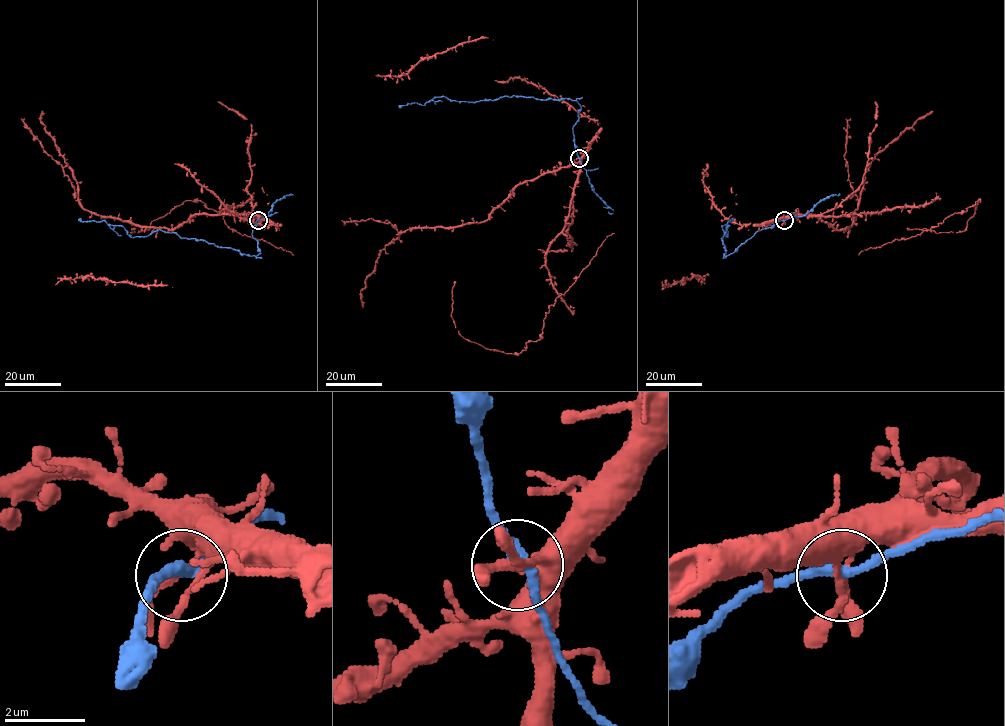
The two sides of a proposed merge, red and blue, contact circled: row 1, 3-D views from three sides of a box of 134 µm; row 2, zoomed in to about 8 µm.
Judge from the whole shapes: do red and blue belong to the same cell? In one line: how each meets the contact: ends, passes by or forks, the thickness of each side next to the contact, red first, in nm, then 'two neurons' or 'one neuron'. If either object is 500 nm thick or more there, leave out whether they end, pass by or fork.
red passes by; blue passes by; calibres 160 and 280 nm; two neurons

